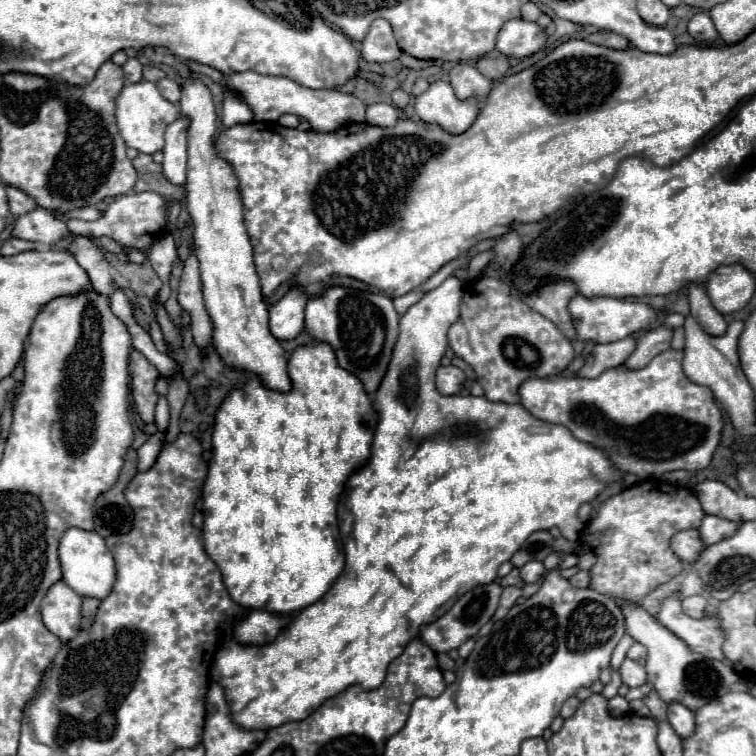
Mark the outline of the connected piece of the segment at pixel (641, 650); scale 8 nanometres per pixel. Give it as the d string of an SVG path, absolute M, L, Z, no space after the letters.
M633 643L631 649L627 651L627 657L637 661L637 663L641 663L641 665L645 665L645 661L647 661L647 649L641 643Z

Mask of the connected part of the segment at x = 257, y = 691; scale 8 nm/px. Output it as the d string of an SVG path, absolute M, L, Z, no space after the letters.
M447 277L437 289L425 293L425 297L419 303L409 307L409 311L399 321L399 337L397 337L397 343L393 347L391 363L387 367L387 373L385 373L379 389L373 393L373 405L377 405L377 409L379 409L379 425L377 425L373 437L371 459L365 467L361 467L359 471L355 471L349 477L349 481L345 485L345 493L343 493L343 497L339 501L339 509L337 509L339 533L341 533L341 541L345 547L345 571L337 577L337 581L331 585L331 589L317 603L301 609L299 615L271 643L251 645L251 643L239 643L237 639L227 637L219 647L221 651L215 653L209 677L213 683L223 687L225 699L227 699L229 709L231 709L233 723L237 723L239 727L243 727L247 731L255 731L255 729L267 731L267 729L281 727L281 725L291 723L291 721L303 721L323 701L339 695L341 691L345 691L351 685L363 685L363 689L367 689L367 691L381 687L389 663L403 653L405 645L411 639L415 639L419 635L419 631L421 631L419 627L429 625L435 619L439 619L443 613L447 613L449 607L453 607L453 603L461 595L465 595L469 589L473 589L477 585L493 583L497 577L499 565L509 561L513 557L513 553L521 547L521 543L533 531L559 527L559 531L563 533L565 539L577 541L579 533L583 529L583 523L577 517L579 505L591 503L605 489L607 483L621 479L621 473L619 471L615 473L615 467L611 465L611 461L605 457L603 451L599 451L593 445L577 441L569 433L569 429L565 429L563 425L551 425L547 421L535 419L521 405L493 403L485 397L473 397L473 395L445 396L437 393L435 374L441 365L445 349L447 349L447 329L459 317L461 293L463 293L463 281L459 281L457 277Z

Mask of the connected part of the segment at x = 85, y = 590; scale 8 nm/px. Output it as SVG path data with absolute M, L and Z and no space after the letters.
M69 527L59 541L59 563L63 571L63 581L81 597L103 599L109 595L109 589L115 581L115 563L113 555L105 545L105 539L99 533Z

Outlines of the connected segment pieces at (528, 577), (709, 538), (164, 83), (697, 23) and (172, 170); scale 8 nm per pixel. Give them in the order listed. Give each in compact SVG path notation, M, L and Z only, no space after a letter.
M533 559L533 561L529 561L527 565L523 565L523 567L519 569L519 573L521 573L521 577L523 577L523 581L525 581L525 583L537 583L537 581L545 575L543 561Z
M705 515L703 521L701 521L701 527L699 527L701 541L705 545L715 545L717 541L723 541L725 537L731 537L733 529L737 529L737 525L741 525L741 523L725 521L725 519L715 517L715 515Z
M161 79L159 83L157 83L157 87L159 87L159 91L161 91L161 95L167 99L167 101L171 101L171 103L179 103L179 99L181 99L181 87L173 81L173 79Z
M699 11L689 19L687 31L691 37L695 37L695 41L715 41L717 39L717 29L705 11Z
M181 115L165 131L165 149L163 149L163 175L173 185L185 185L187 181L187 127L189 117Z

